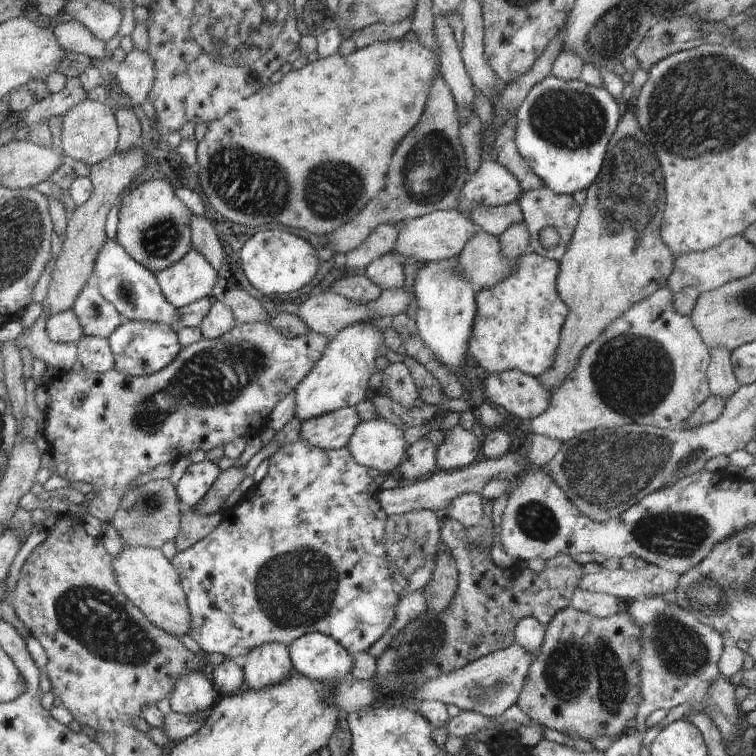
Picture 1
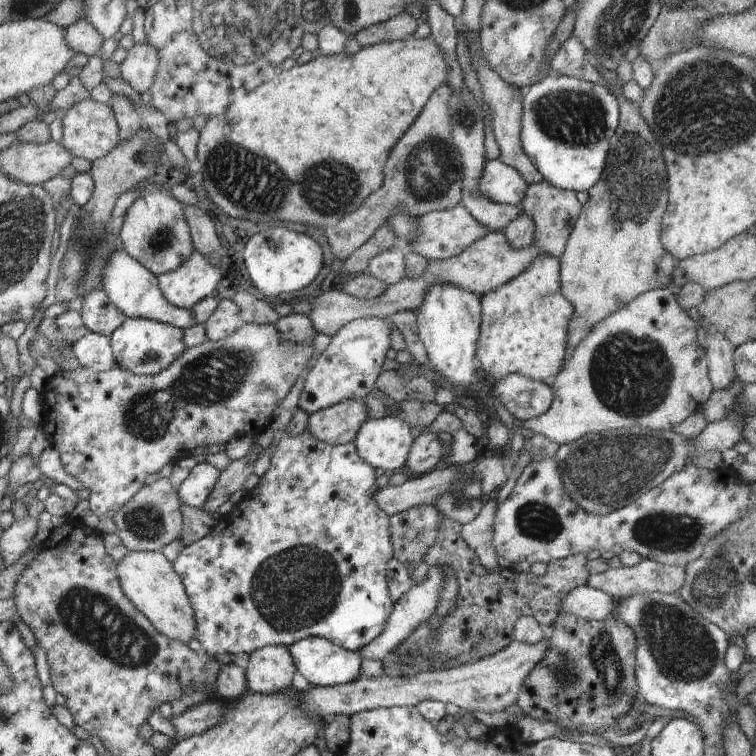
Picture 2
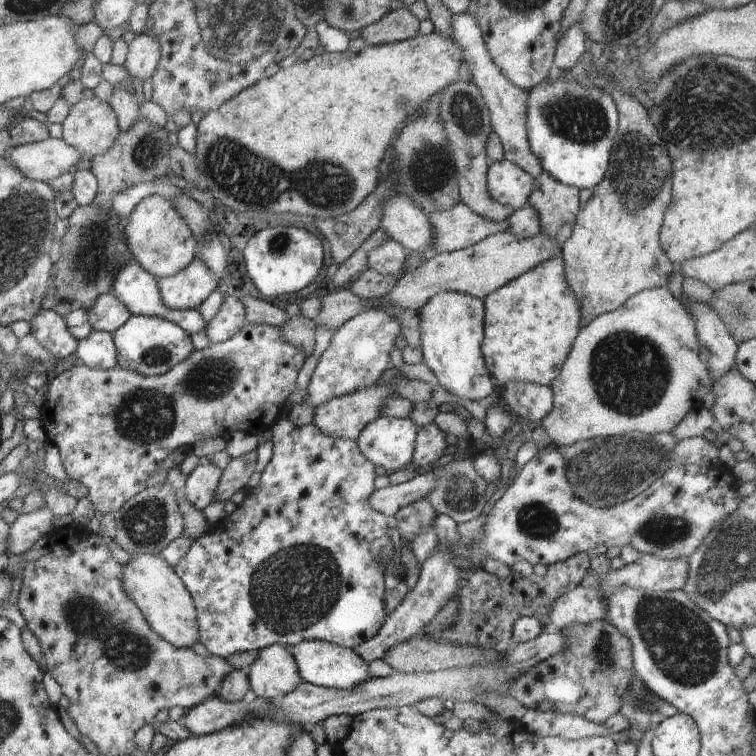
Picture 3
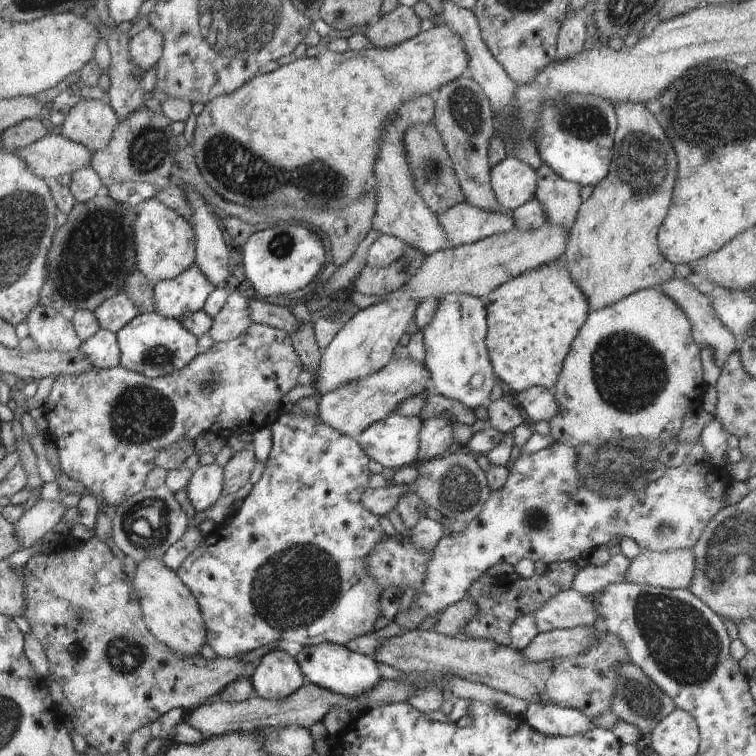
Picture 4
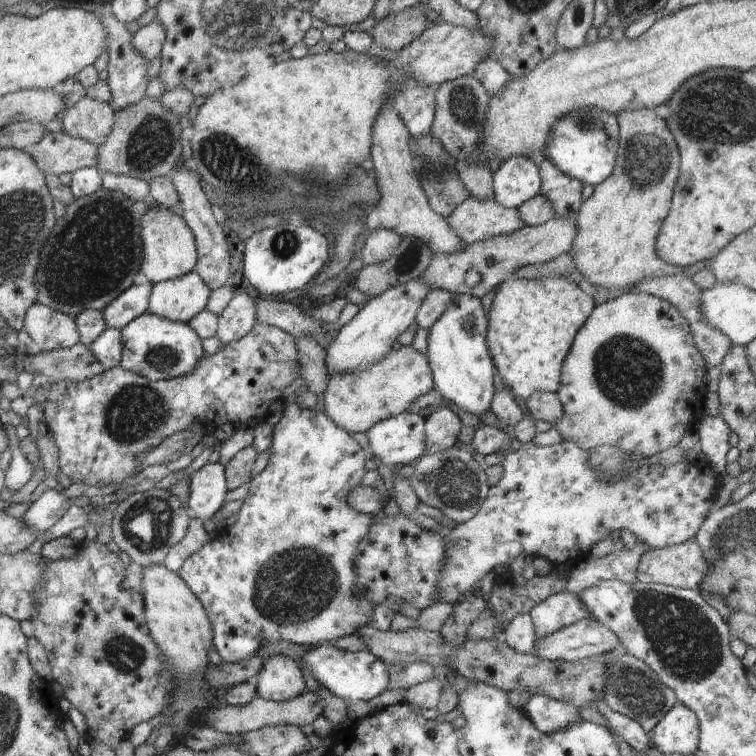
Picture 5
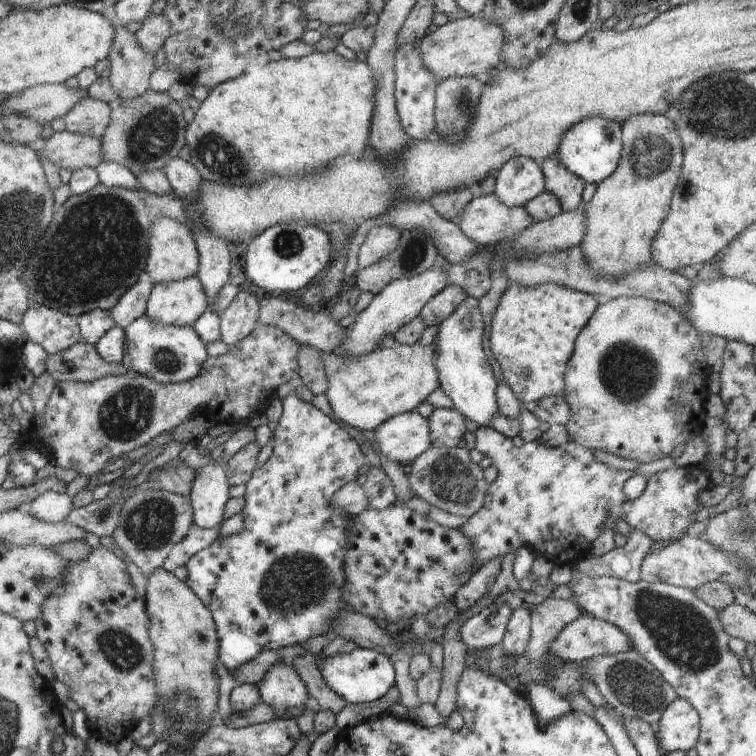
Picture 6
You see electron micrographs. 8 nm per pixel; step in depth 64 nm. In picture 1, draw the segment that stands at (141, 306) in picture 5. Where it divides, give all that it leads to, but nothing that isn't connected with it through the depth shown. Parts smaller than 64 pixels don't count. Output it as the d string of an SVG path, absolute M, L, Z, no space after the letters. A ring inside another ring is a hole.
M85 286L79 292L71 312L75 314L83 336L97 336L107 340L111 332L125 322L123 316L117 314L115 308L101 298L97 288L91 286Z

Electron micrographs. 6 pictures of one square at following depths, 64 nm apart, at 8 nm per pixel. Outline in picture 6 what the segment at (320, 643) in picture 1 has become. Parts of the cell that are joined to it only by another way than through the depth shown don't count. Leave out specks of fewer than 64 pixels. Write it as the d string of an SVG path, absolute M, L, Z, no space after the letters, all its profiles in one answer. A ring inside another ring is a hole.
M357 648L351 654L335 654L329 658L317 656L317 662L319 662L319 674L321 674L323 682L327 684L327 688L333 690L335 694L339 694L349 704L379 700L395 684L391 660L387 656L375 652L375 650L359 650Z

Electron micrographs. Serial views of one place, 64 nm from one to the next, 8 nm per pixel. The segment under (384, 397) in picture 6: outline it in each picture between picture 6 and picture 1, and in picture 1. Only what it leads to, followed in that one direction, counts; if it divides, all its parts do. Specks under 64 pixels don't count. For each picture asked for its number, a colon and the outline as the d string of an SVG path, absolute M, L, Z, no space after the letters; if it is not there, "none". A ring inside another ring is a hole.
1: M343 406L323 416L305 420L299 430L299 438L305 438L305 442L323 450L339 450L347 446L357 424L359 416L355 412L355 406Z
2: M361 398L343 400L333 406L327 406L319 412L309 414L307 432L311 438L327 442L327 444L343 444L353 442L359 426L369 420L367 406Z
3: M379 380L371 386L371 388L365 388L365 390L359 390L359 392L353 392L349 396L343 396L343 398L335 398L335 400L329 400L325 402L323 406L315 408L315 414L313 414L313 426L317 426L317 430L321 430L325 436L331 436L333 440L351 440L355 442L357 436L361 434L361 430L379 418L379 406L387 402L387 398L393 398L391 396L391 388L383 388L379 384Z
4: M409 356L399 360L393 358L383 370L375 372L373 376L351 382L343 388L333 390L331 394L323 394L321 400L317 400L317 416L325 426L337 430L343 436L355 438L363 430L367 430L367 426L391 416L395 406L399 406L405 398L413 398L421 392L431 392L431 374L427 372L429 370L423 366L423 362L413 362L409 360Z
5: M409 348L391 350L381 362L371 364L363 372L349 372L341 376L331 376L327 390L323 392L323 414L331 418L347 434L367 432L377 422L403 414L409 404L433 390L433 376L425 354Z

